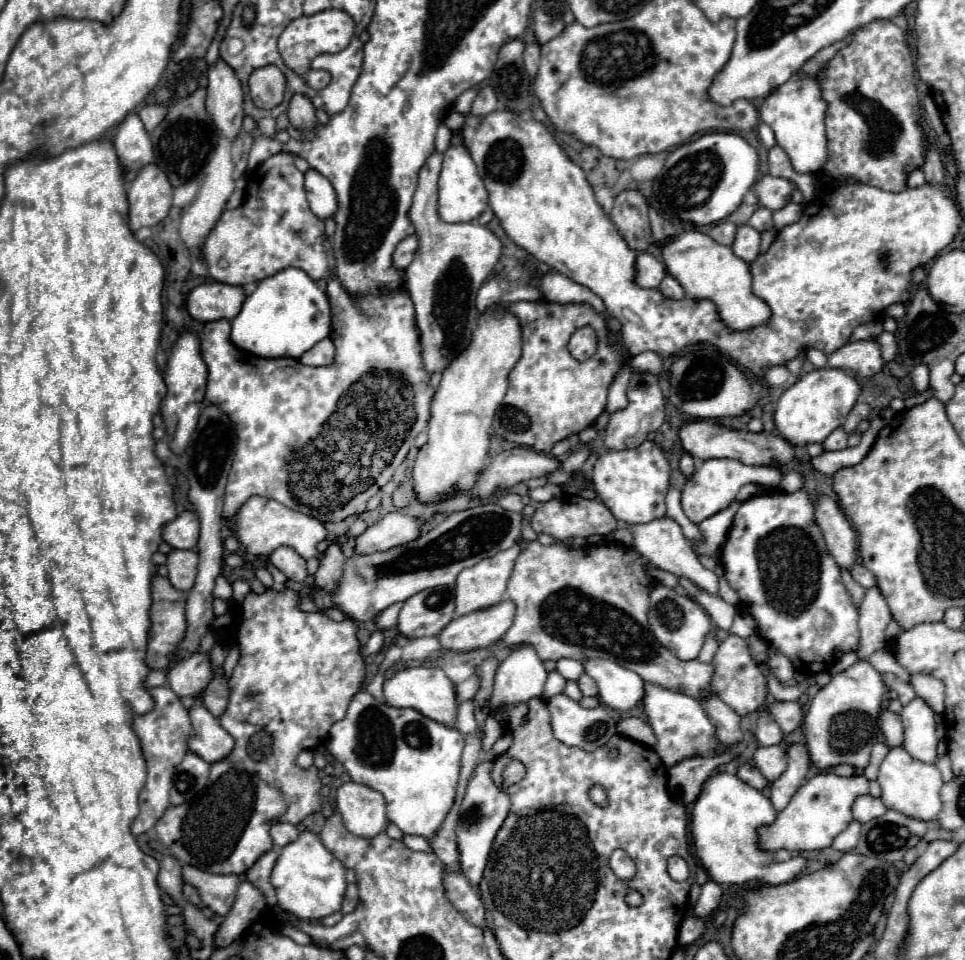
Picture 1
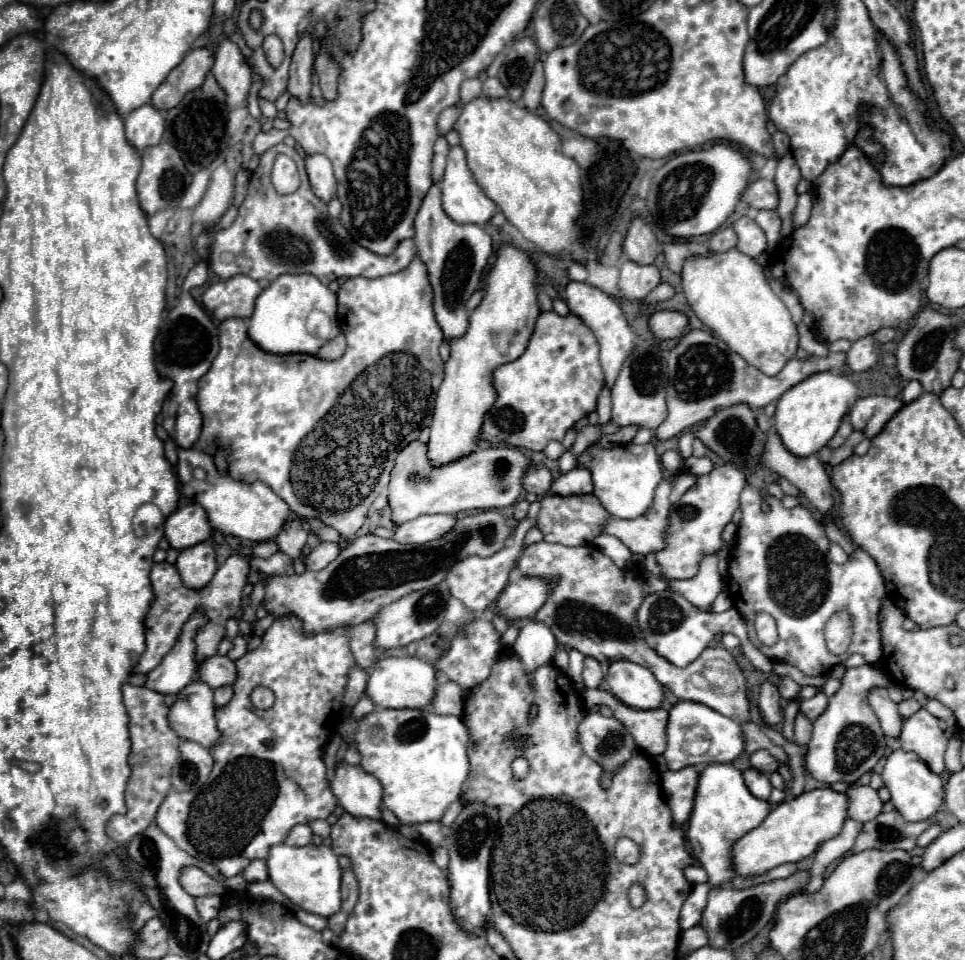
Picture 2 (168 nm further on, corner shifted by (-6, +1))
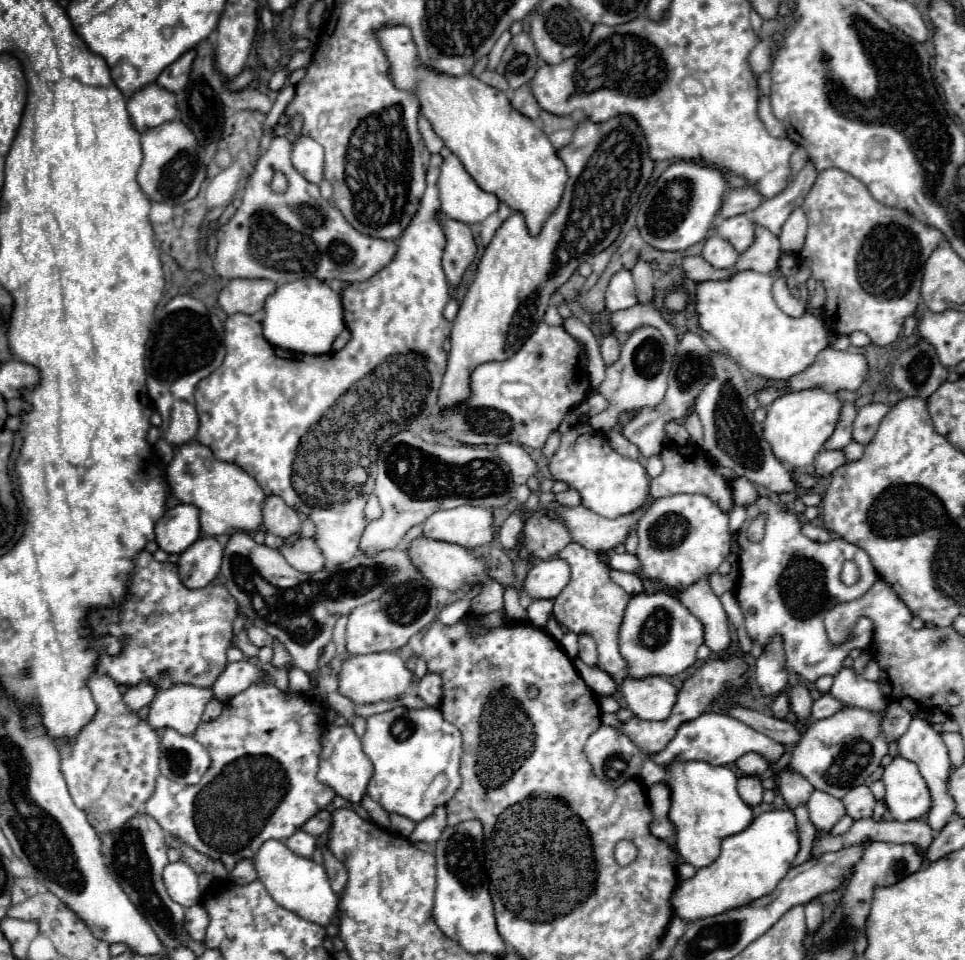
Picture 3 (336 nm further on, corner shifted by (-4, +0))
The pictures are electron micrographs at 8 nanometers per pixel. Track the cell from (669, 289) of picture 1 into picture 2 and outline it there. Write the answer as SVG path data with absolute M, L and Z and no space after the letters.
M660 282L646 298L644 298L644 302L646 304L656 304L656 302L664 302L664 300L668 300L668 298L672 298L676 294L676 290L674 290L674 286L670 286L668 282Z

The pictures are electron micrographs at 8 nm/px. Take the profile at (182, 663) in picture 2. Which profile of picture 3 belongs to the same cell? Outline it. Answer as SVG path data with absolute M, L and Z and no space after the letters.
M138 683L138 685L134 685L134 687L130 687L128 691L126 691L126 695L124 695L124 703L126 703L126 707L130 709L130 711L140 711L142 707L146 707L150 701L152 701L152 697L154 697L154 693L156 693L156 689L150 685L150 683Z

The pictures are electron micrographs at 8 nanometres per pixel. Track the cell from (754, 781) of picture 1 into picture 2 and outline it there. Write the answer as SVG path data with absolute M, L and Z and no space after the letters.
M754 768L746 770L744 772L744 780L746 780L746 786L748 790L756 796L756 798L762 798L762 800L768 800L770 792L772 792L772 786L770 786L770 780L764 772L758 772Z

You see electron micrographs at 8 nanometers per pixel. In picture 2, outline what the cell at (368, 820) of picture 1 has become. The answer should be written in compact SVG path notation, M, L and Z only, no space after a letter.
M340 764L334 772L332 792L340 806L354 818L382 820L382 784L360 766Z

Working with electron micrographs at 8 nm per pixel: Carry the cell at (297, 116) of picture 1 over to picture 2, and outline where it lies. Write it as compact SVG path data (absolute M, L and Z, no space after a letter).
M302 36L298 42L292 64L290 64L290 82L288 82L288 94L302 104L310 100L310 88L312 88L312 64L314 64L314 52L312 52L312 38Z

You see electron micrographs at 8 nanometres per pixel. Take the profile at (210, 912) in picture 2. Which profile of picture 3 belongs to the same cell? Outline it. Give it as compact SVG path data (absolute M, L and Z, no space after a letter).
M192 905L190 909L186 909L186 915L184 915L184 923L182 923L182 929L186 931L188 937L192 937L194 941L204 941L204 935L206 935L206 925L208 925L208 917L206 917L206 911L202 909L202 905Z

